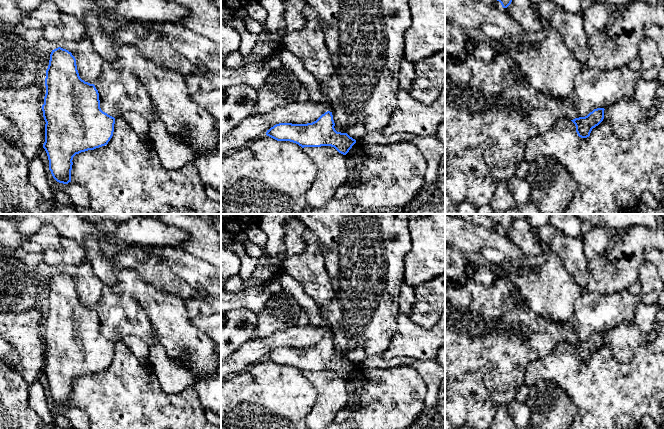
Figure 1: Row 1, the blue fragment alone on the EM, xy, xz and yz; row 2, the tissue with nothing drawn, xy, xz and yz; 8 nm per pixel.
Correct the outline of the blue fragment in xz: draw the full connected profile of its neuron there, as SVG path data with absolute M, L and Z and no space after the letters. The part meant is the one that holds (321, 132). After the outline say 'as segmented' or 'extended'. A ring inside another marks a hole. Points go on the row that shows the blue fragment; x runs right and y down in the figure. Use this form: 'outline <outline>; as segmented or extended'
outline M327 111L316 121L307 124L279 123L267 130L266 135L277 141L290 141L304 147L334 147L346 155L356 140L334 128L332 112Z; as segmented

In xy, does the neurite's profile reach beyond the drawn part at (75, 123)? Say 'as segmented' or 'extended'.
as segmented

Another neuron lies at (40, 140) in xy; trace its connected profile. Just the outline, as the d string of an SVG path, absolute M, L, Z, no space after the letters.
M42 81L23 89L0 88L0 111L17 132L12 145L28 160L39 156L45 142L46 122L41 108L45 94Z

